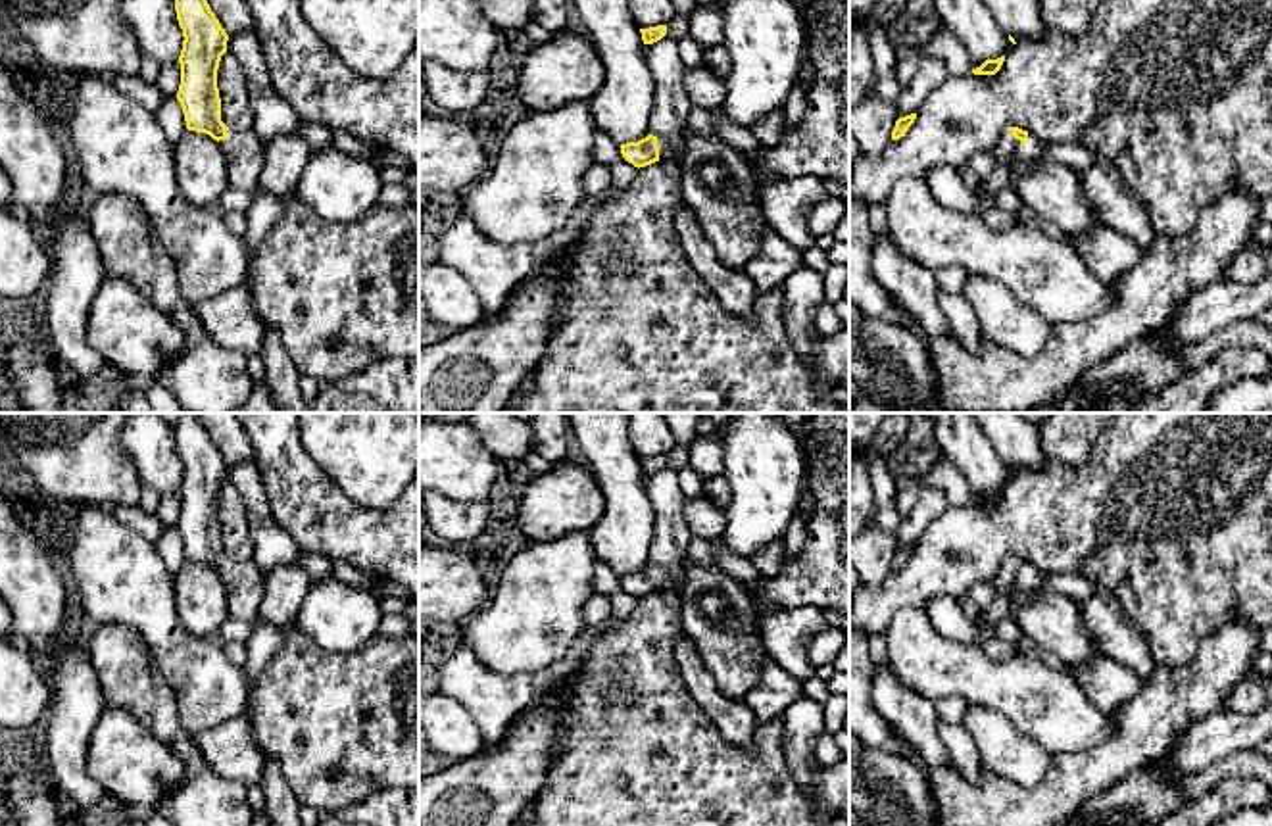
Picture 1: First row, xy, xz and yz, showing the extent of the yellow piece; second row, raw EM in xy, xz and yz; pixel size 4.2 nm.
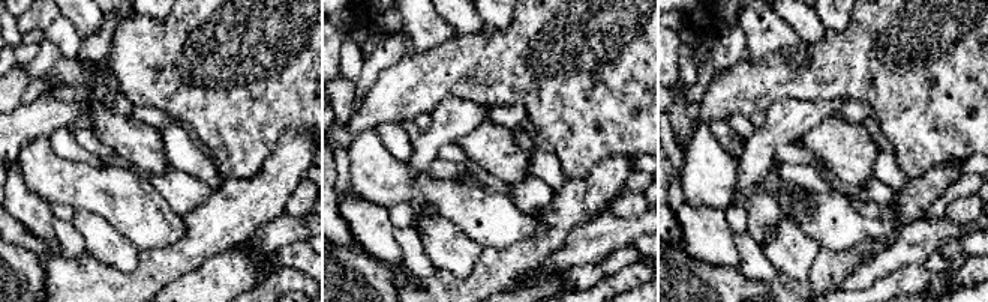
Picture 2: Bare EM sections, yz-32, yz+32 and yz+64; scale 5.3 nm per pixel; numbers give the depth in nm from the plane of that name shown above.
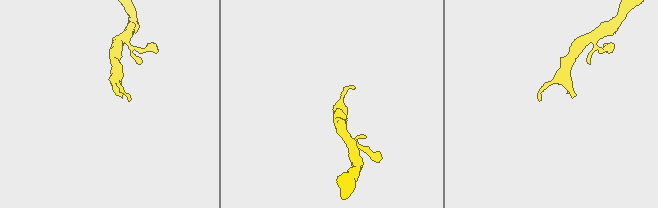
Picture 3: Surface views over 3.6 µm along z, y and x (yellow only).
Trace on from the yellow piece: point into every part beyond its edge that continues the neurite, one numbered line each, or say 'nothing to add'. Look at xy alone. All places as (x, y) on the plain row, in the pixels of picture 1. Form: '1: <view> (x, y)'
1: xy (244, 581)

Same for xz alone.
1: xz (667, 579)

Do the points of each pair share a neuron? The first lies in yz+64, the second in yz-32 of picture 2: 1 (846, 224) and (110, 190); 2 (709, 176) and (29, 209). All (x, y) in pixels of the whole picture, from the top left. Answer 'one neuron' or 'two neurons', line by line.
1: one neuron
2: two neurons

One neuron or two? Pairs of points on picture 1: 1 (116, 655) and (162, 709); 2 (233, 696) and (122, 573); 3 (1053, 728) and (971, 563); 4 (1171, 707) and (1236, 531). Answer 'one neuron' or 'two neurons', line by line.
1: one neuron
2: one neuron
3: two neurons
4: two neurons

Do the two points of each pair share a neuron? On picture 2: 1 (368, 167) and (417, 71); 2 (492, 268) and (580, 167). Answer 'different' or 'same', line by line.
1: different
2: different

